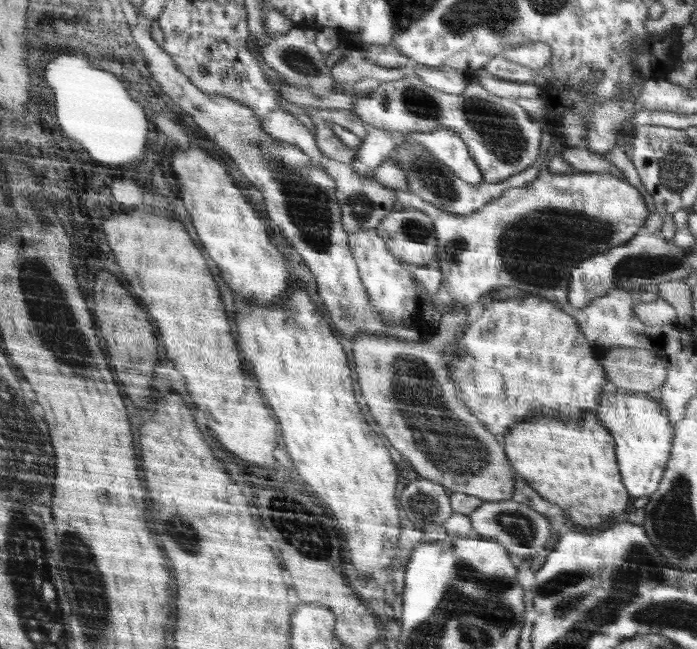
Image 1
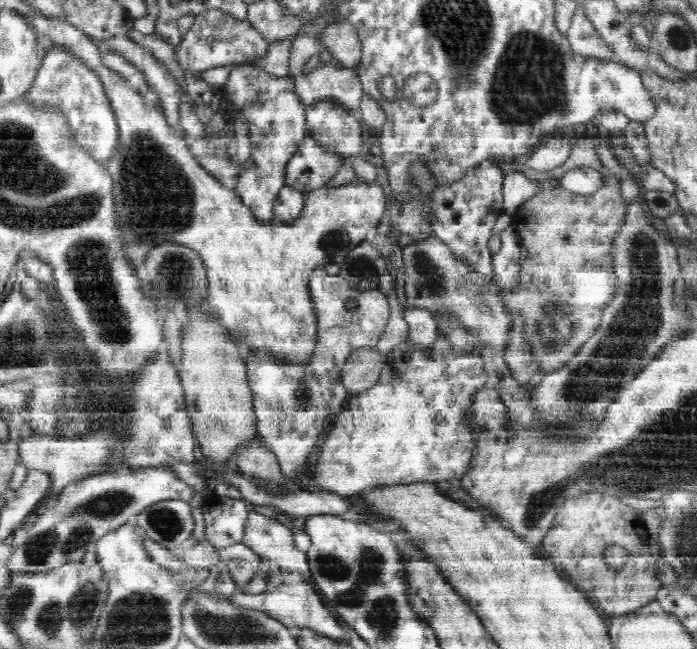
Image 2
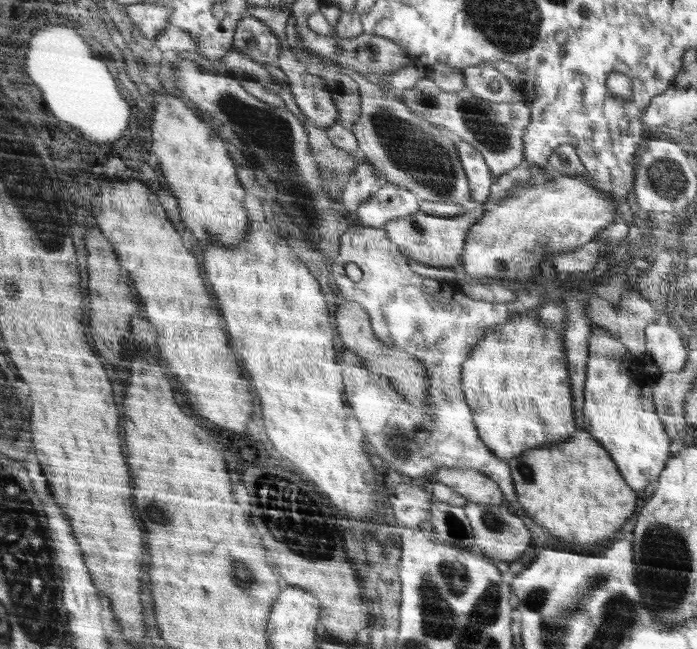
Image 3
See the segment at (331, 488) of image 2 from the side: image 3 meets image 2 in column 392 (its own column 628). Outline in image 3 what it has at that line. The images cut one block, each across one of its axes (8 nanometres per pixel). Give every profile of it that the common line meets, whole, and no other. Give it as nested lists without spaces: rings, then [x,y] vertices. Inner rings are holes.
[[[594,326],[588,337],[588,358],[583,390],[583,422],[584,429],[595,438],[622,470],[626,476],[626,484],[630,488],[644,489],[650,482],[661,476],[662,468],[670,456],[670,437],[664,425],[656,414],[655,404],[652,402],[652,385],[640,386],[640,372],[638,362],[630,356],[625,343],[618,340],[613,334],[607,333],[602,327]]]

